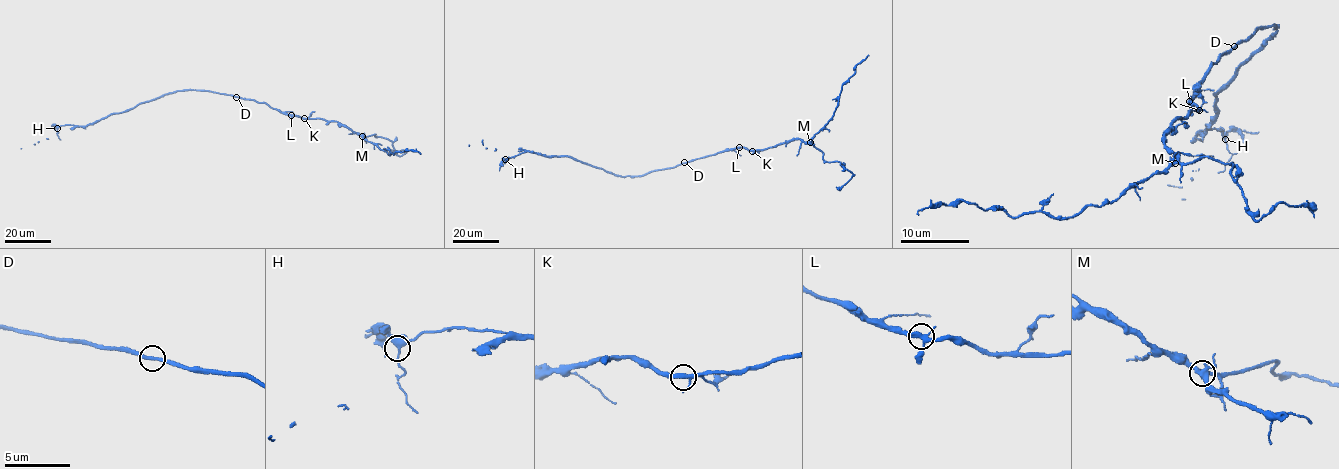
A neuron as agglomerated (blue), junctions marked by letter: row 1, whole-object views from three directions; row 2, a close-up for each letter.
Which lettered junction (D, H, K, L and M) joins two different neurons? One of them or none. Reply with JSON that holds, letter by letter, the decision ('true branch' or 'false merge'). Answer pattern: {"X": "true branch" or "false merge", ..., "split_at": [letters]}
{"D": "true branch", "H": "true branch", "K": "true branch", "L": "true branch", "M": "true branch", "split_at": []}

